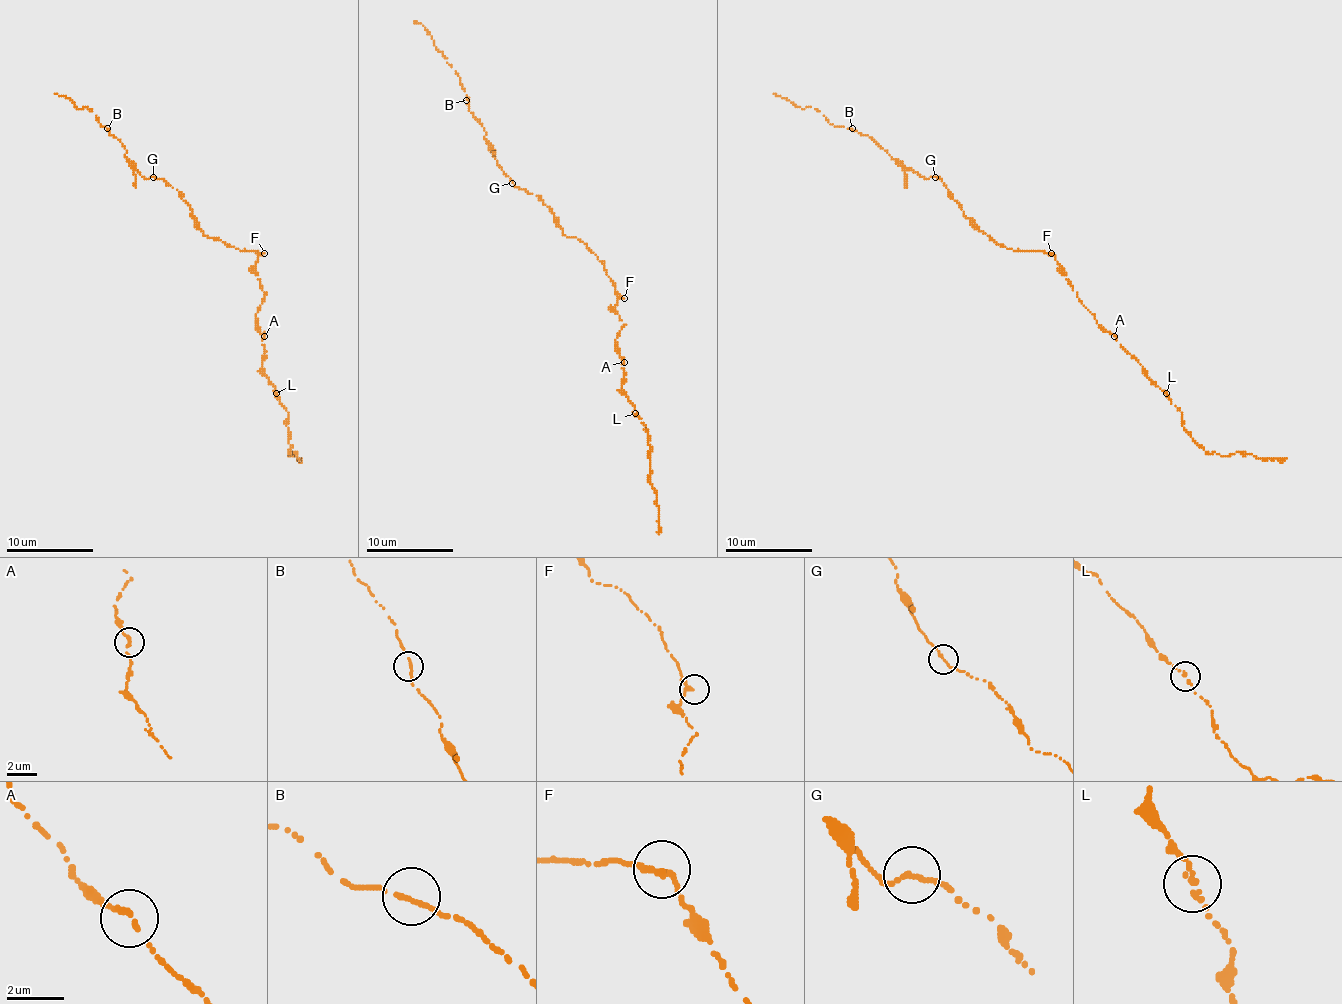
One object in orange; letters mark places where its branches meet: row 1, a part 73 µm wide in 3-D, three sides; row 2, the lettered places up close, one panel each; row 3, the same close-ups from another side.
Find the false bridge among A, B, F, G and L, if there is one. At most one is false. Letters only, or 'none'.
none

